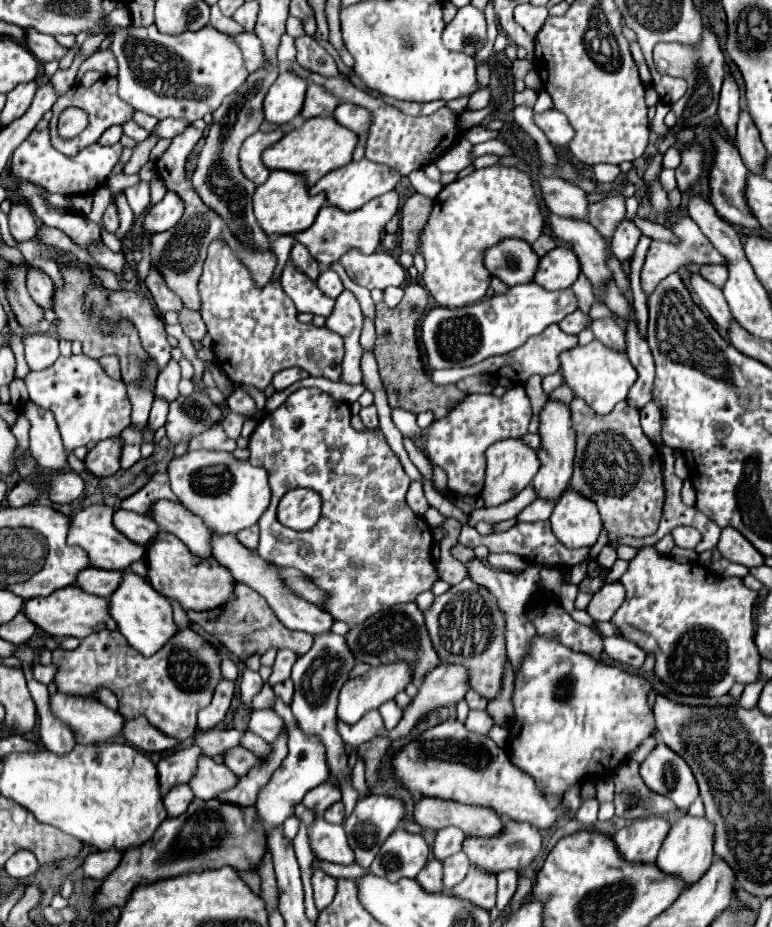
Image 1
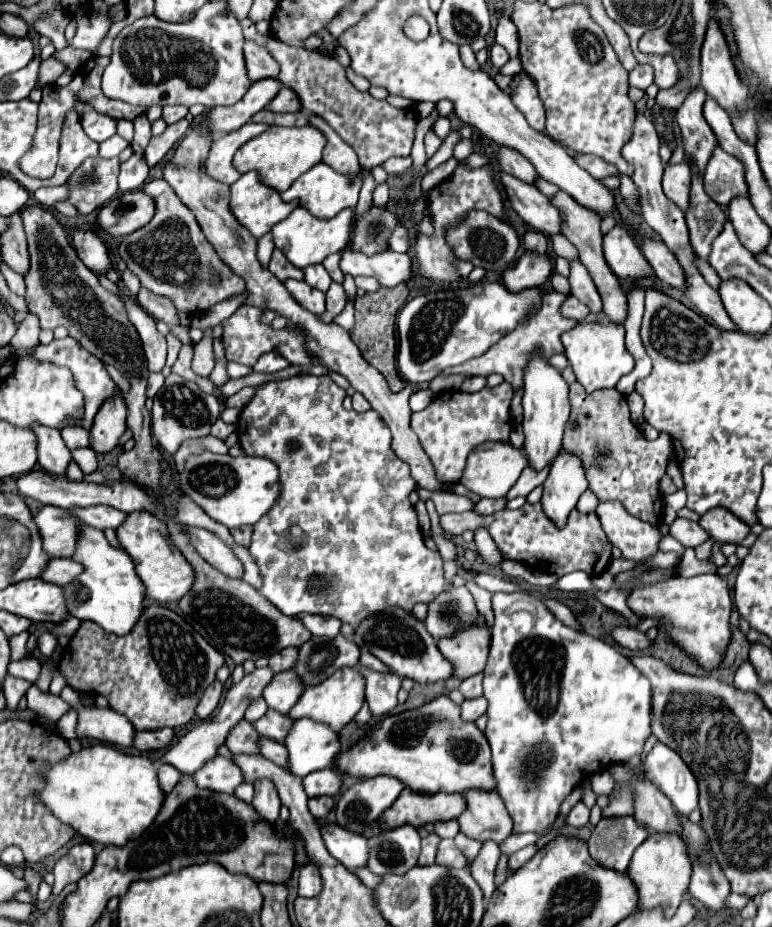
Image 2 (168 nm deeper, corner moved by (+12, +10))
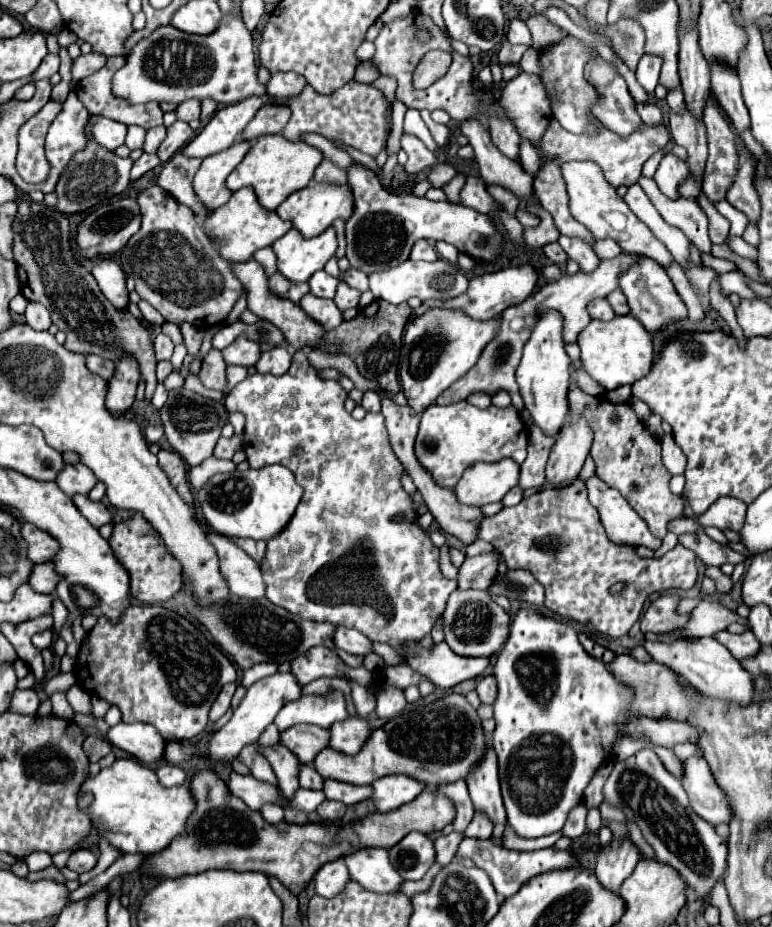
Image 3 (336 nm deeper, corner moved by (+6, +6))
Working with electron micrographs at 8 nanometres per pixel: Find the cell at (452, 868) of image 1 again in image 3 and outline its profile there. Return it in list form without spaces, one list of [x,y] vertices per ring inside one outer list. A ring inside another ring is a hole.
[[[464,838],[462,844],[458,846],[458,852],[456,852],[456,860],[460,862],[462,858],[470,858],[478,868],[482,868],[496,892],[502,896],[502,898],[508,898],[512,894],[518,892],[518,888],[522,884],[526,884],[526,880],[542,874],[542,872],[548,872],[548,870],[556,870],[556,868],[566,868],[566,866],[578,866],[580,862],[568,852],[568,850],[554,850],[554,848],[544,848],[544,850],[534,850],[534,852],[516,852],[516,850],[506,850],[498,844],[494,844],[492,840],[474,840],[474,838]]]

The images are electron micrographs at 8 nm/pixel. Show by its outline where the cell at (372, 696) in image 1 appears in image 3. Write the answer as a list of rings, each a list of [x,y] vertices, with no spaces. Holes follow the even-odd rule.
[[[334,690],[326,696],[300,696],[288,702],[276,716],[274,724],[278,730],[286,730],[294,724],[316,724],[320,728],[330,728],[334,722],[344,722],[348,718],[348,706],[342,692]]]

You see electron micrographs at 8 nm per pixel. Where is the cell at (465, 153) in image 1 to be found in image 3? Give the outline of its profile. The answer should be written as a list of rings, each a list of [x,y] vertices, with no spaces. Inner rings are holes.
[[[422,110],[422,120],[424,120],[424,124],[428,126],[432,138],[438,142],[438,146],[445,146],[448,143],[450,136],[448,126],[444,126],[444,124],[436,124],[436,122],[430,118],[430,112],[428,112],[428,110]]]

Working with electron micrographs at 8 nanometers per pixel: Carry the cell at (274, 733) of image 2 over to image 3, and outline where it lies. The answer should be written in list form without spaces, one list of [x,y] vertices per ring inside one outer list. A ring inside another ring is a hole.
[[[296,724],[294,728],[280,732],[280,736],[280,744],[290,748],[290,752],[294,752],[302,764],[308,764],[322,748],[326,748],[330,732],[312,724]]]

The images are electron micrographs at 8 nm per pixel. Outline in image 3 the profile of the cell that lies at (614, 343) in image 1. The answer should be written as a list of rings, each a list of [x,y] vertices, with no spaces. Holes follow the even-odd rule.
[[[560,236],[558,244],[562,246],[562,250],[568,254],[570,260],[578,262],[580,272],[594,272],[594,268],[598,268],[600,260],[596,256],[596,252],[592,250],[590,244],[586,244],[580,238],[568,238],[568,236]]]

